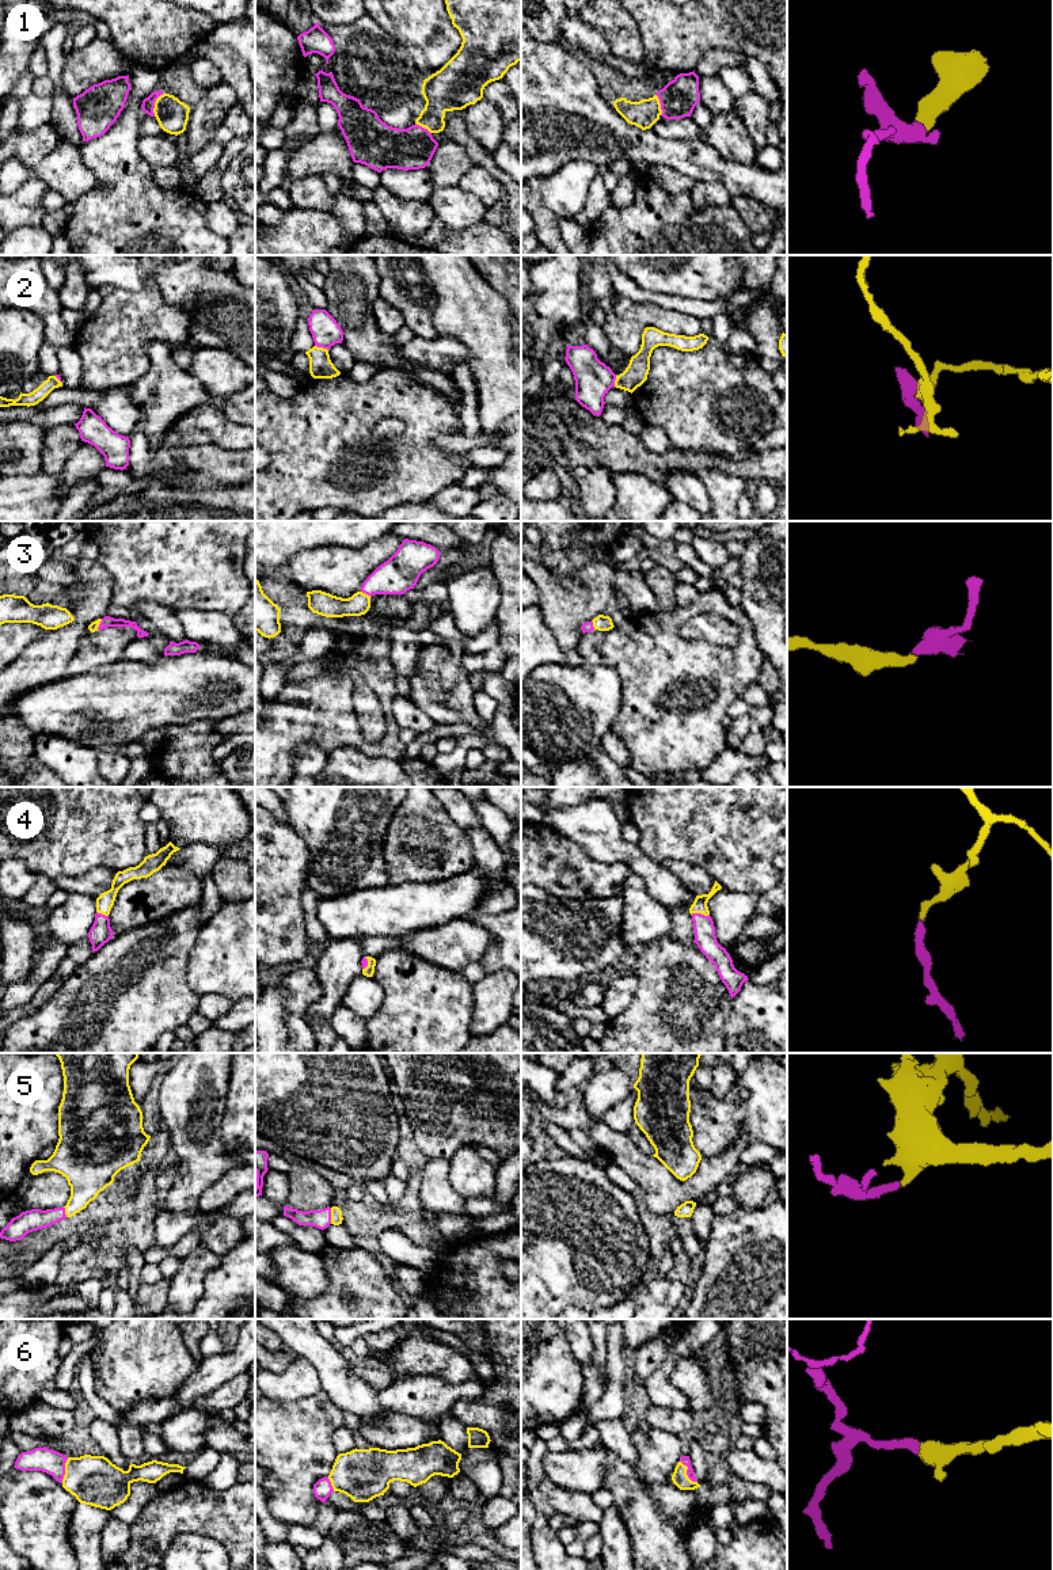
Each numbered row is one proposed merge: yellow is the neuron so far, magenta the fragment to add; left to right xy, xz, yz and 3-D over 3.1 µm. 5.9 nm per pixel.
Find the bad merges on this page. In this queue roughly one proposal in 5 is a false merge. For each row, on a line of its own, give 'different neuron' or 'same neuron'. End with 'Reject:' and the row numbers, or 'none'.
1: same neuron
2: different neuron
3: same neuron
4: same neuron
5: same neuron
6: same neuron
Reject: 2

